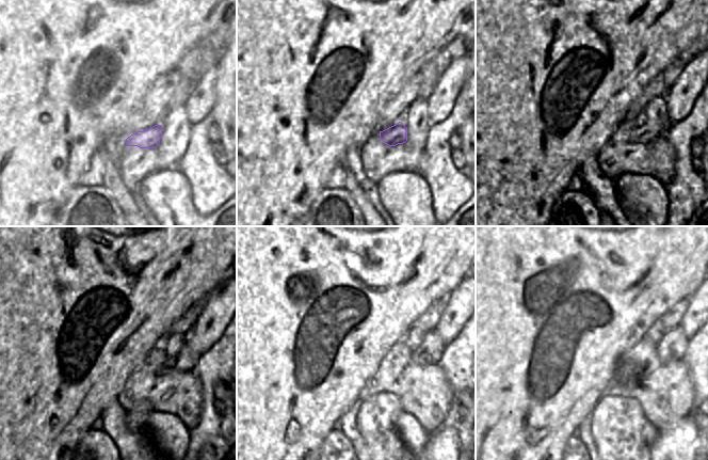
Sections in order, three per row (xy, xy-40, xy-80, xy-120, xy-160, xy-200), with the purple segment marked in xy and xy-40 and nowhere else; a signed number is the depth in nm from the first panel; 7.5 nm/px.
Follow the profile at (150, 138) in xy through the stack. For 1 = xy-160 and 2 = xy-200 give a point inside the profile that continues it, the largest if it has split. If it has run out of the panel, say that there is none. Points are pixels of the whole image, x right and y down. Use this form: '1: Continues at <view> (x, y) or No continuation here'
1: Continues at xy-160 (429, 352)
2: Continues at xy-200 (673, 345).

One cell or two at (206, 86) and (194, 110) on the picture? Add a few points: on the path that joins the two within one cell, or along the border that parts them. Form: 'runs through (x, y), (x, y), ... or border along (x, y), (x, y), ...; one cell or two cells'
runs through (205, 92), (199, 105); one cell

